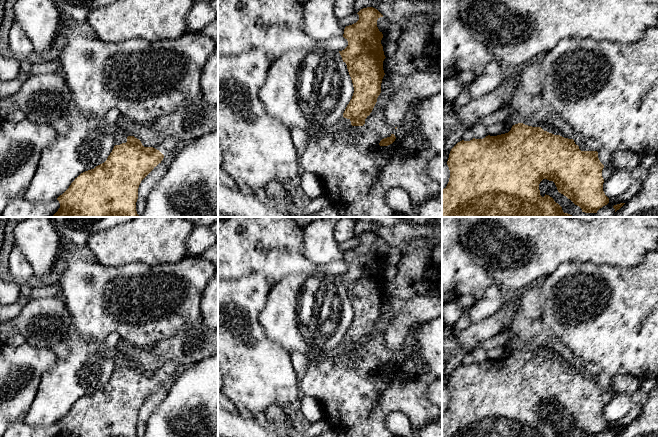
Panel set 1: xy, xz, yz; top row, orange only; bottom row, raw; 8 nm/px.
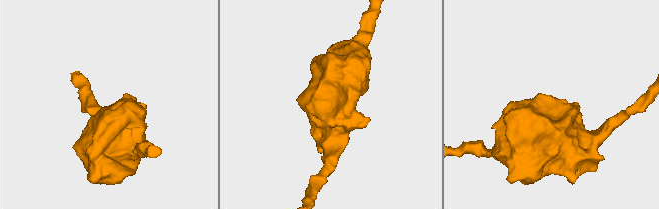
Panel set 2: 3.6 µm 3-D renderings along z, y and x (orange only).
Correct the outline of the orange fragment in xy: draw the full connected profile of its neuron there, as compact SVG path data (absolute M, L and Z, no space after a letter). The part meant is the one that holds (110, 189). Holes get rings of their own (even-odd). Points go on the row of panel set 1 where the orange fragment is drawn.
M128 136L127 142L120 145L115 145L112 152L108 156L107 160L96 166L94 169L85 171L81 173L75 180L71 183L69 188L60 195L57 200L60 203L60 208L53 215L53 217L140 217L136 211L136 202L138 199L138 188L141 181L163 160L164 155L157 149L153 147L144 147L141 141L134 136Z

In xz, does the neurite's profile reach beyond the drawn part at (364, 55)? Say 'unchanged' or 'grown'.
unchanged

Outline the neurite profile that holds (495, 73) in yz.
M493 59L485 70L469 85L472 99L482 97L500 84L507 82L506 67L497 59Z

